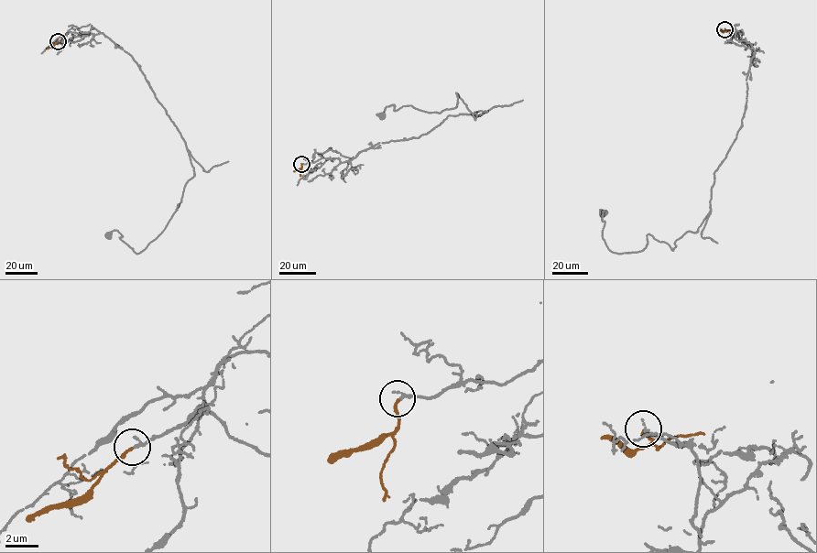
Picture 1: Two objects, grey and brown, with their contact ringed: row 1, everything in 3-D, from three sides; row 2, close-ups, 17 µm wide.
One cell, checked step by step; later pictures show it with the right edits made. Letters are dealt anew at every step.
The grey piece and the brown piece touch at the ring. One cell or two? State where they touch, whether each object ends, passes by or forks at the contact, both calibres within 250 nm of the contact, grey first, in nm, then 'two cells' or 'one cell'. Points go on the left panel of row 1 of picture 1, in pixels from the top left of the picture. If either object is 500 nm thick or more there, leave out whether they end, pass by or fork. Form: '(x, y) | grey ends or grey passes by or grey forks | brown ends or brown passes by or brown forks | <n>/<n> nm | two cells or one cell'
(58, 41) | grey ends | brown ends | 240/180 nm | one cell

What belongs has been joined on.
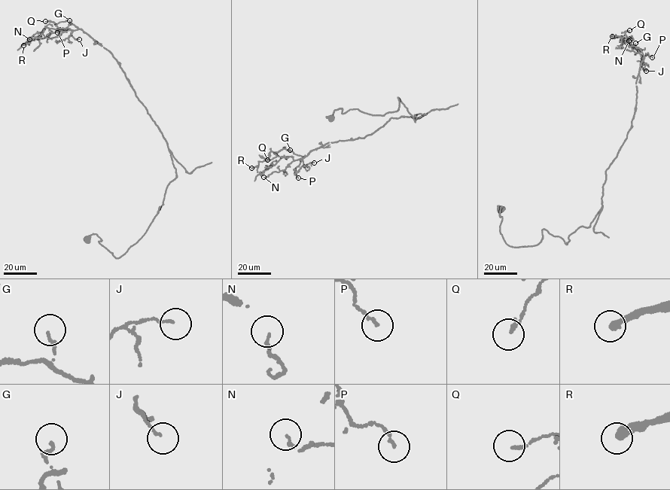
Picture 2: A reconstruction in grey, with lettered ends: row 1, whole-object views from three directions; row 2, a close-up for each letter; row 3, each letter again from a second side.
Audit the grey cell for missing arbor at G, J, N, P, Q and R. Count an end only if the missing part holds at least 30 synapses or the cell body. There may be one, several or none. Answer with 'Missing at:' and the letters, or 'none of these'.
Missing at: none of these

